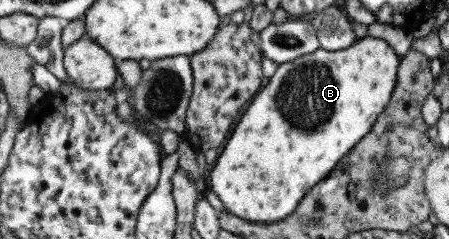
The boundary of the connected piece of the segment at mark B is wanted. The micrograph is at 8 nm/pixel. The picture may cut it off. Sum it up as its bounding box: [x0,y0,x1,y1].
[209,35,403,222]

